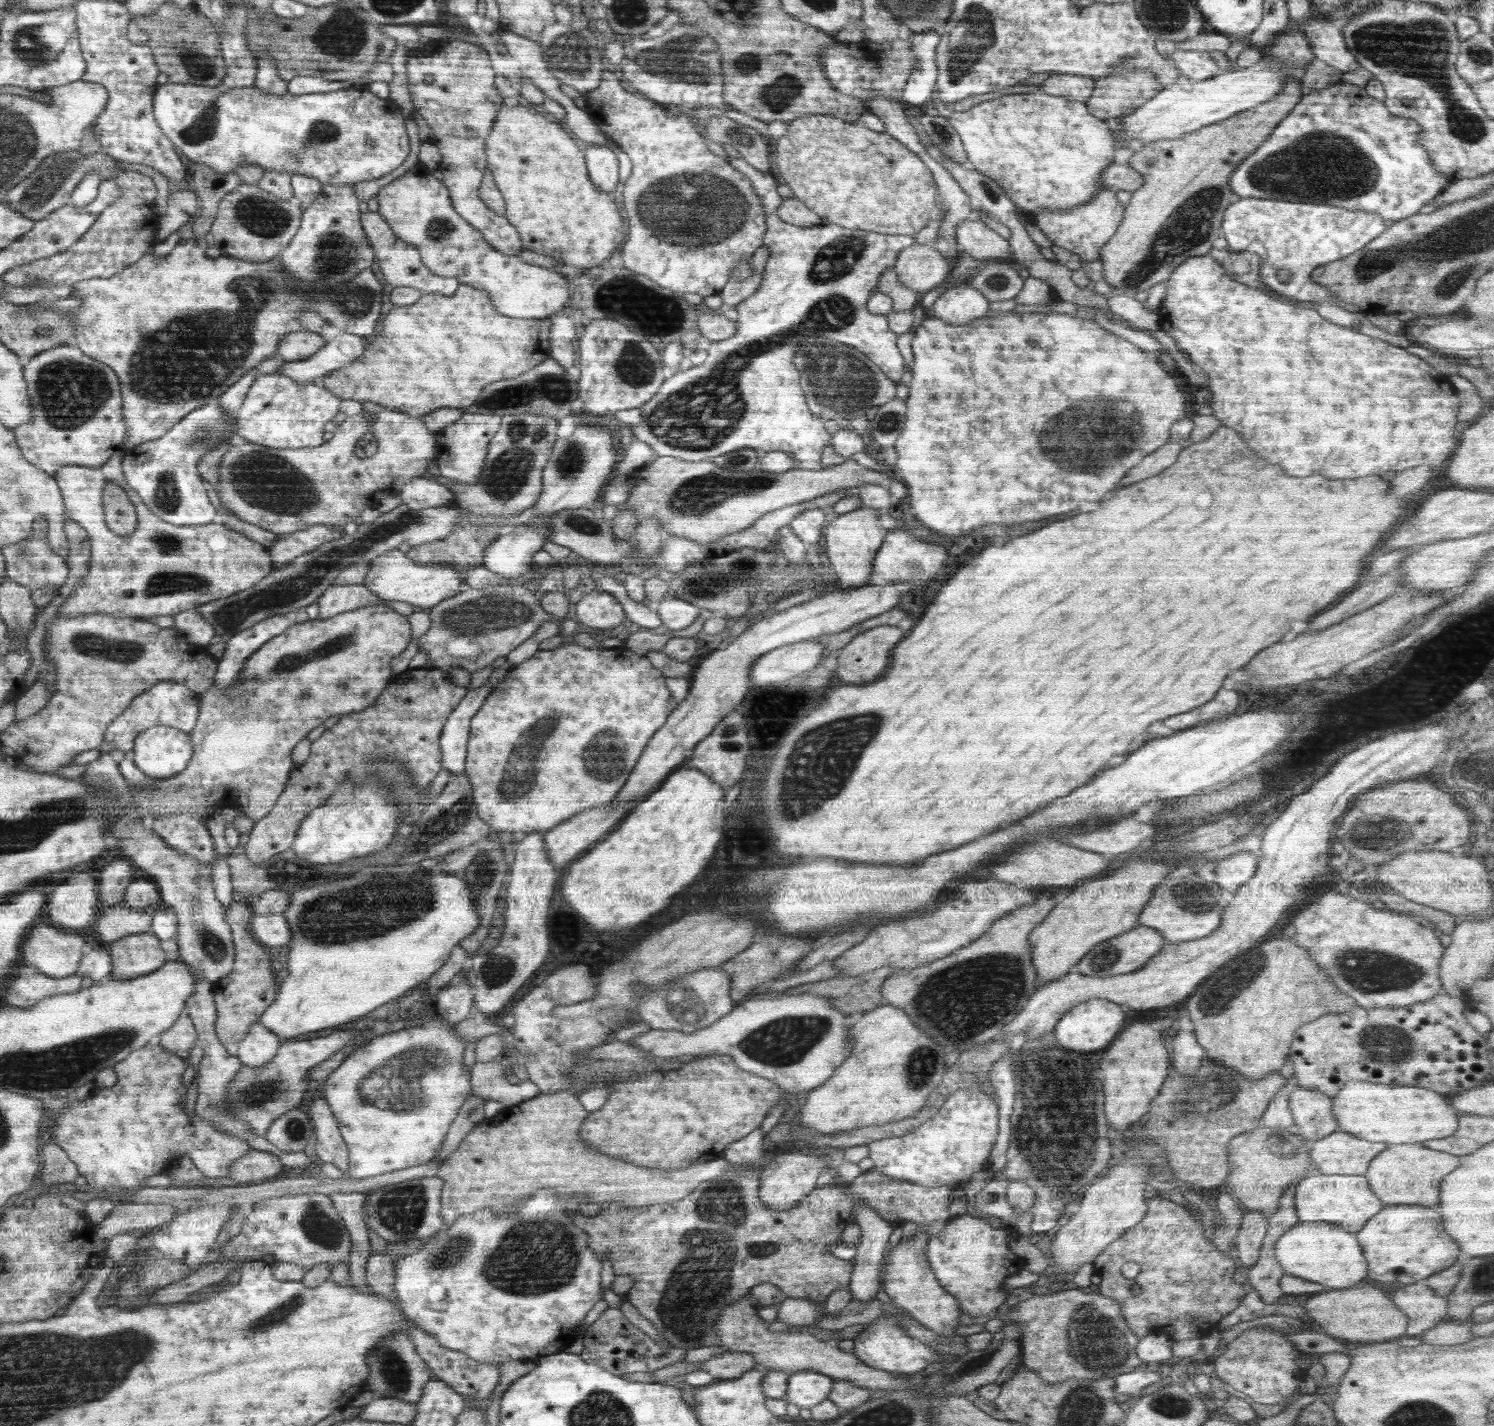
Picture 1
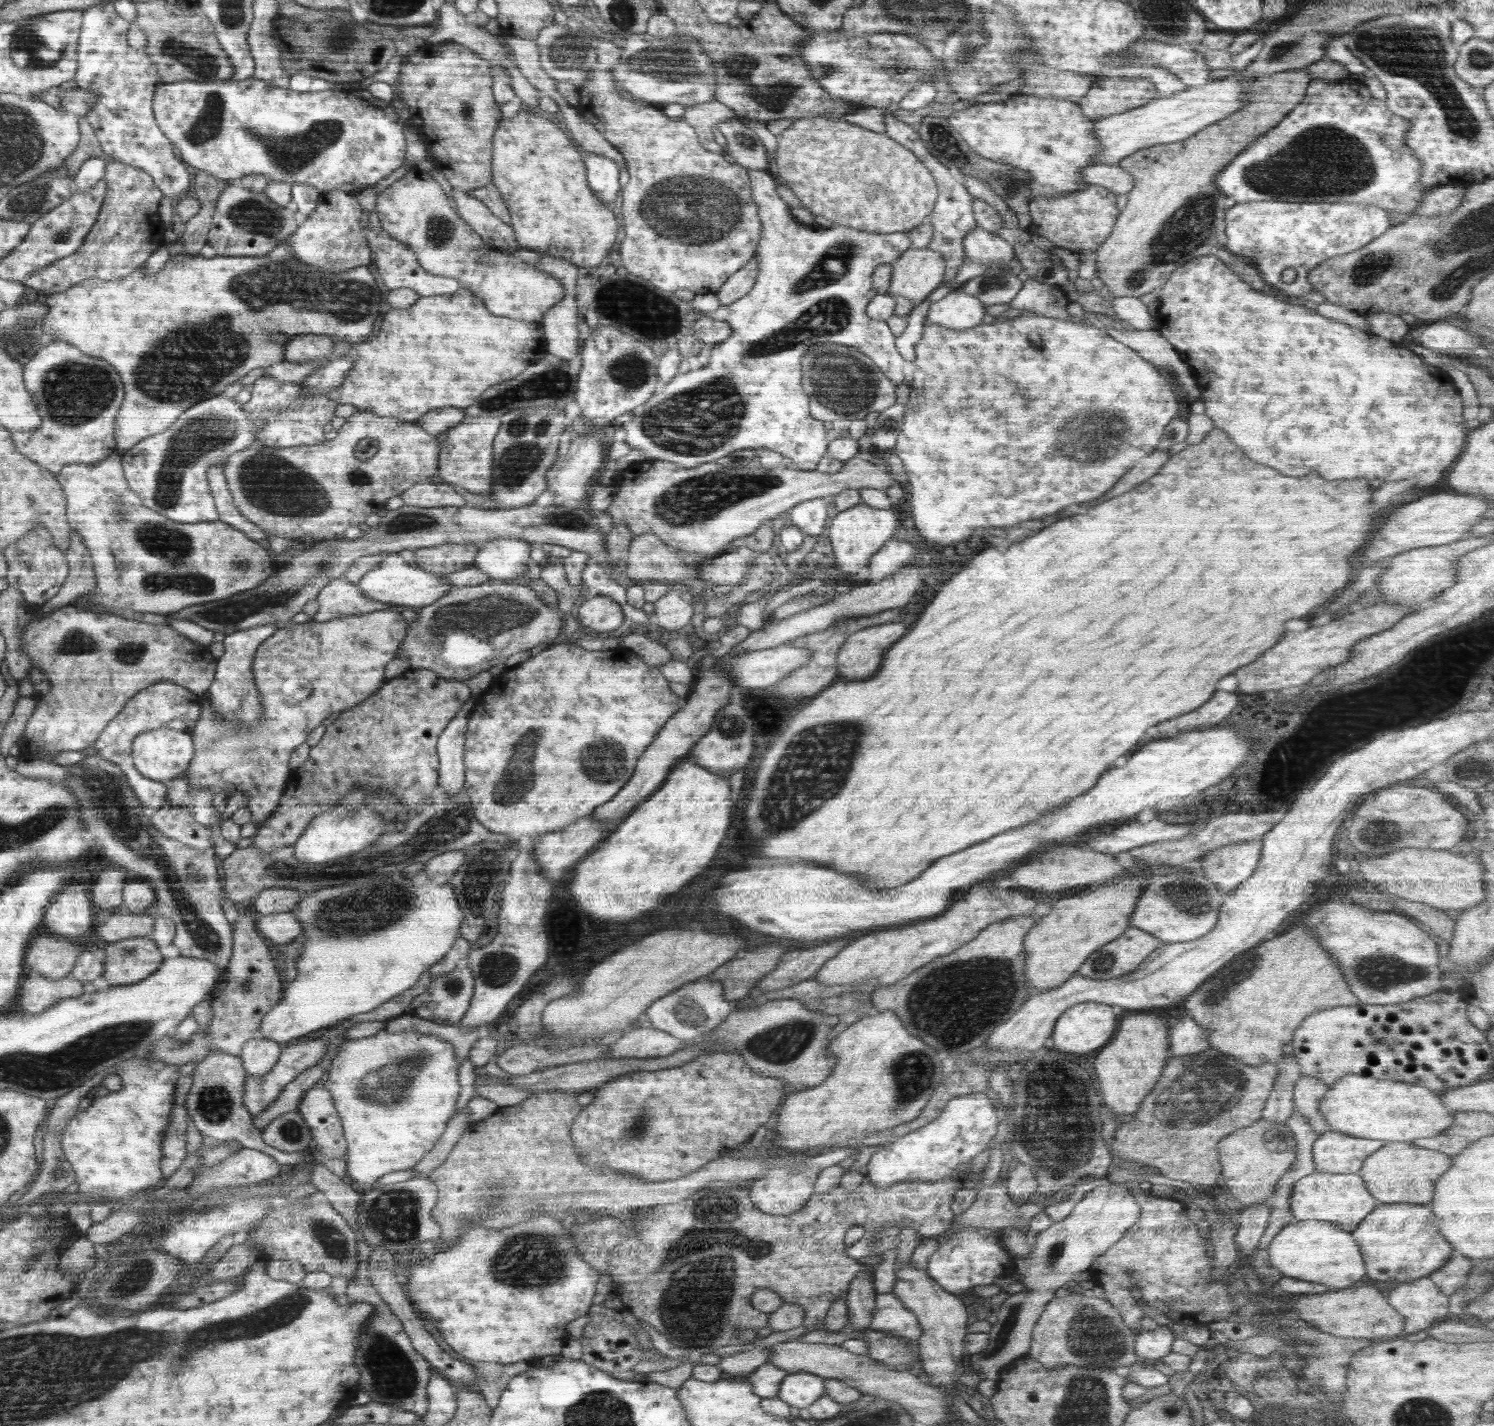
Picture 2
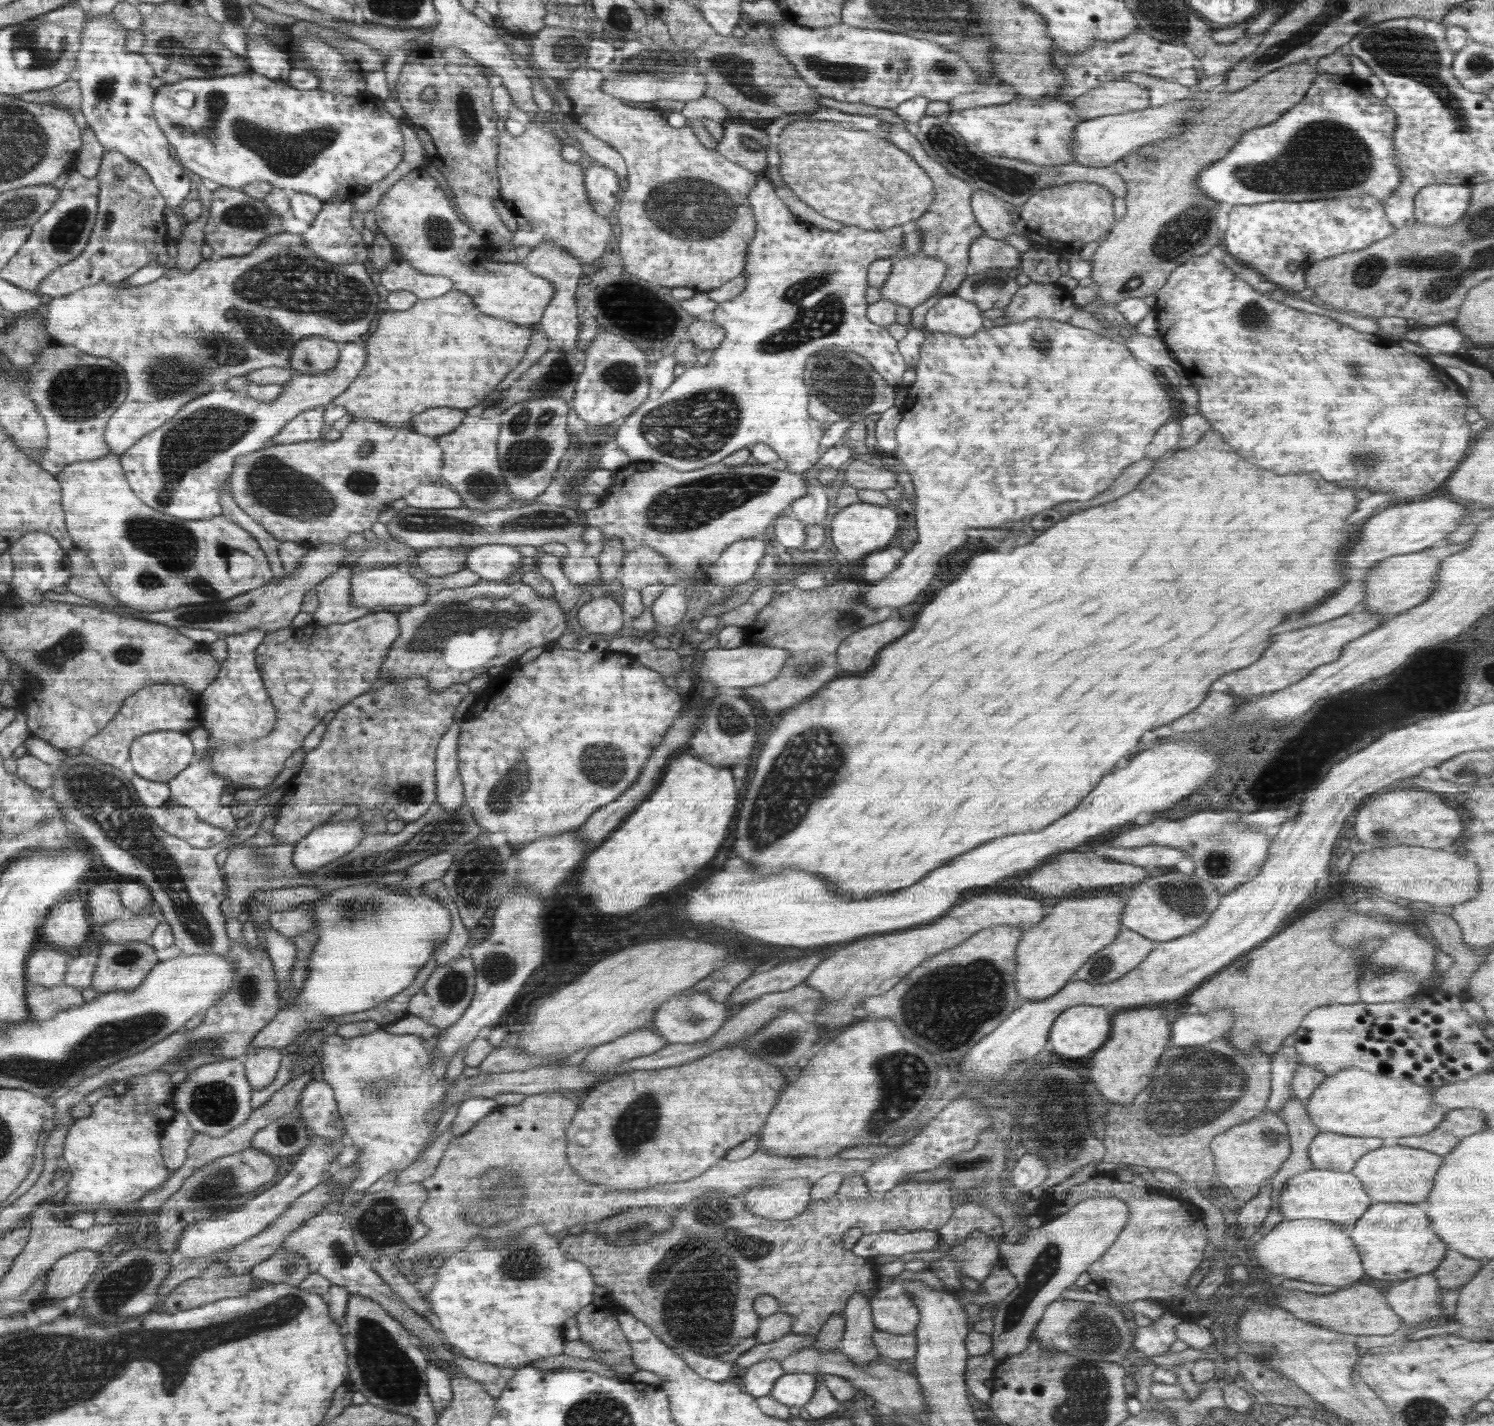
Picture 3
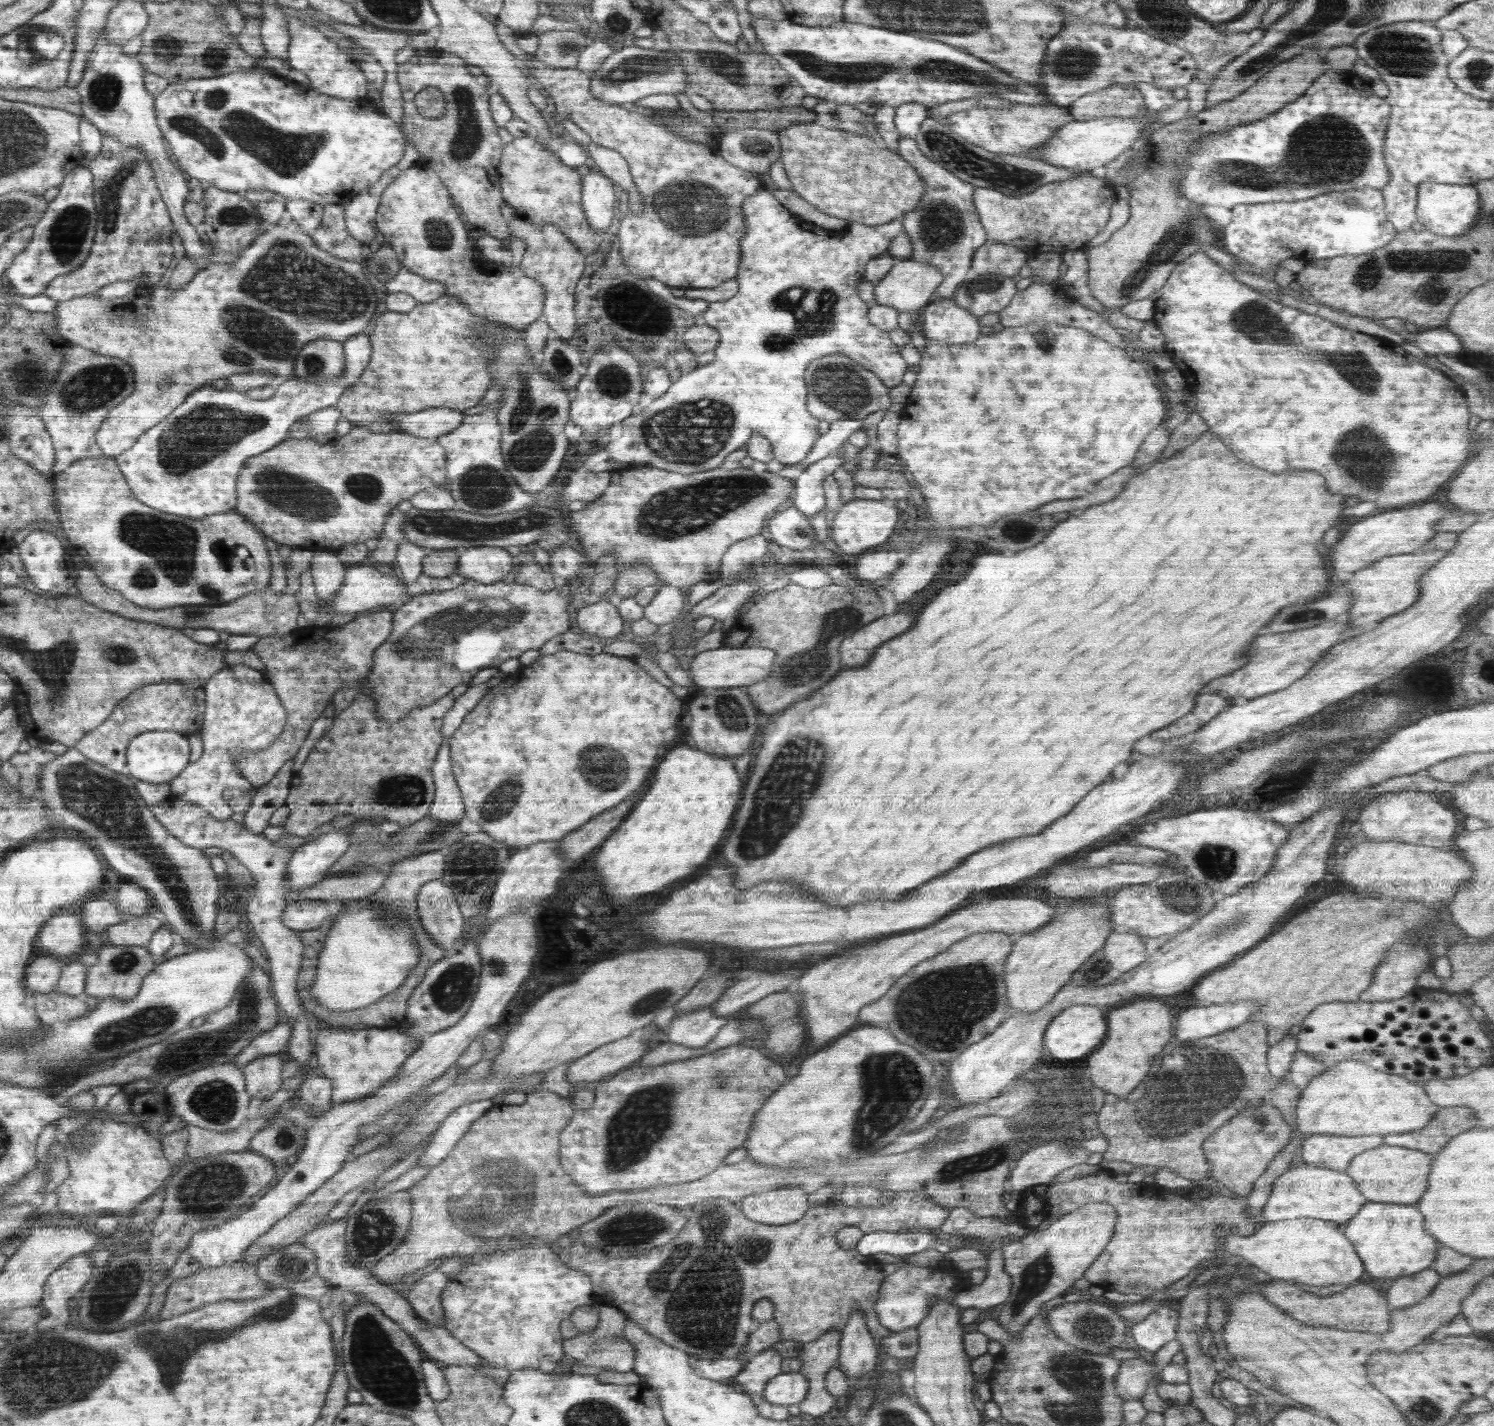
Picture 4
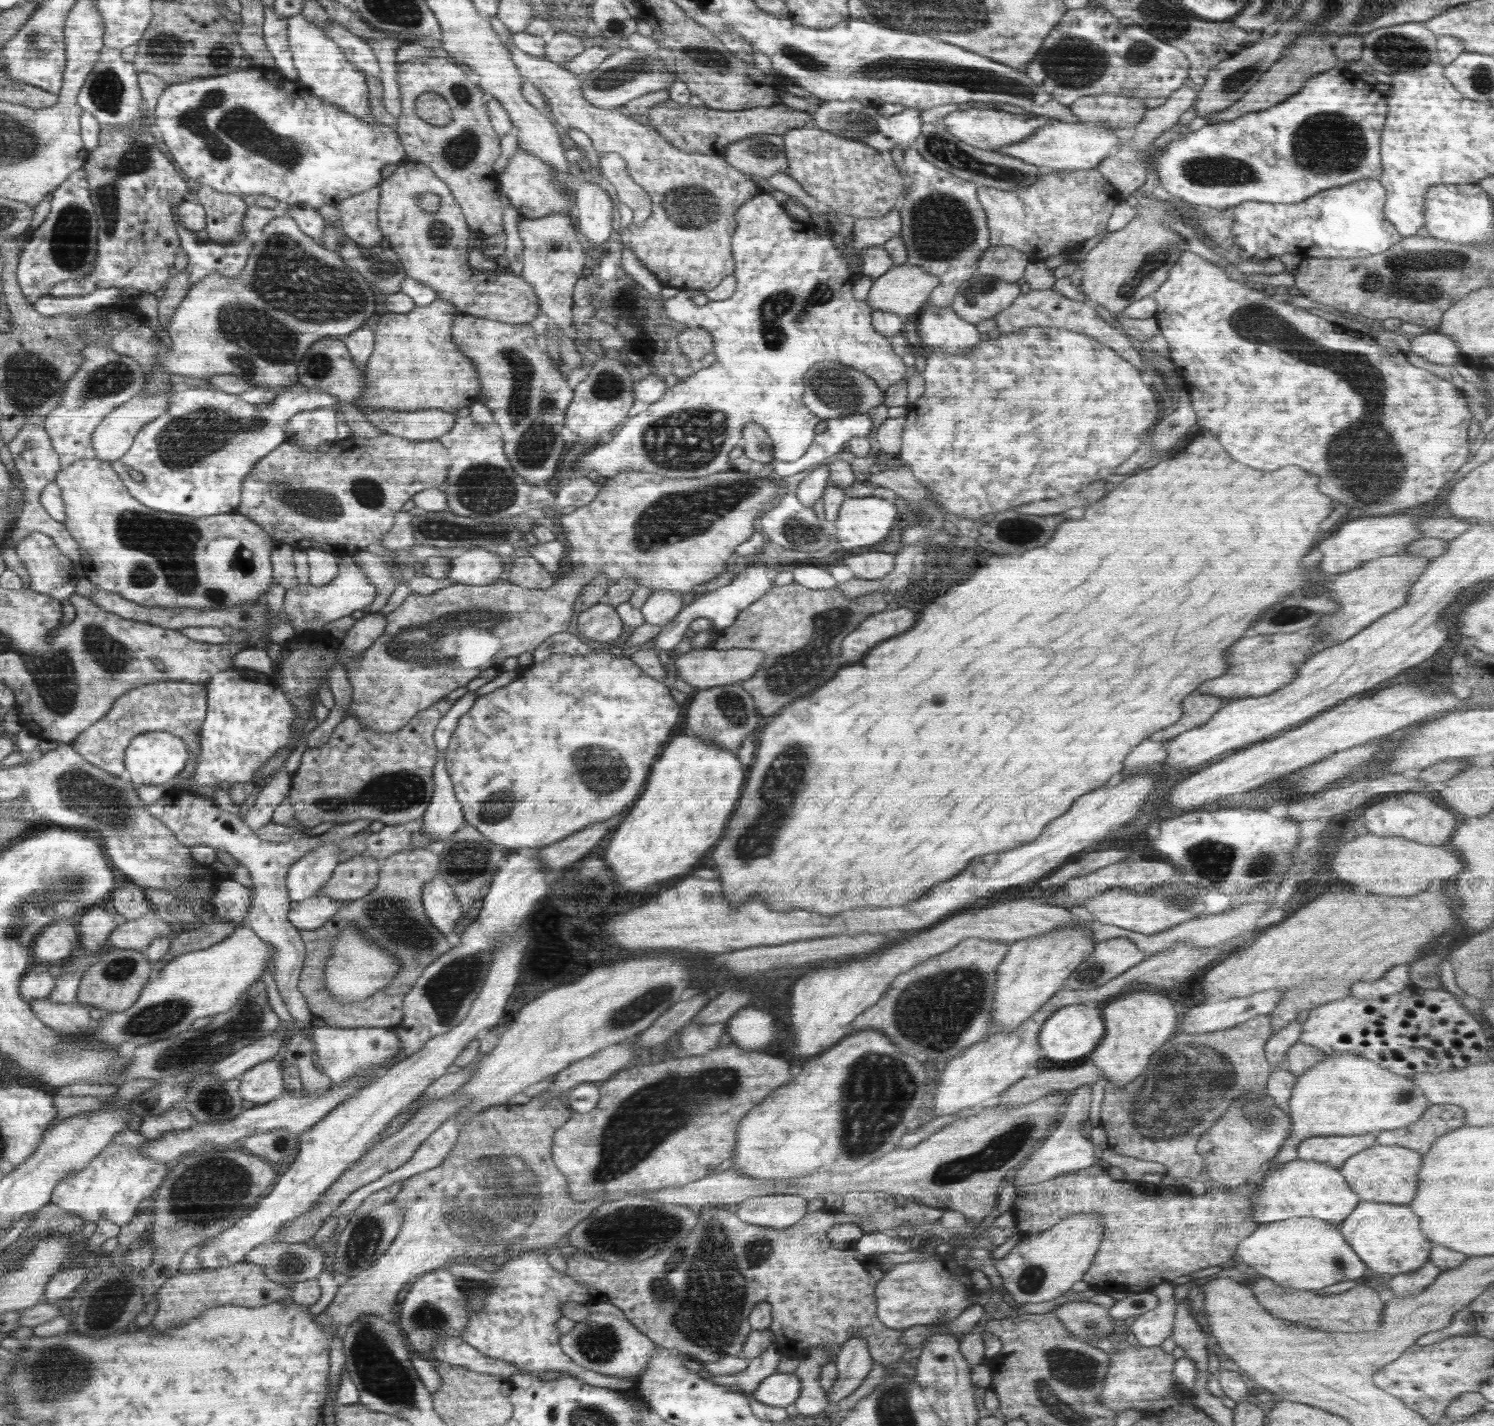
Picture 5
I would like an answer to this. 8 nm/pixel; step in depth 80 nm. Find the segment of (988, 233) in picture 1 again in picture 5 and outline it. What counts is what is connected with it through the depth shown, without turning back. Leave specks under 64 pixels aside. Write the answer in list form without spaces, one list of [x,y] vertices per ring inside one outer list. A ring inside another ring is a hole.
[[[990,246],[979,258],[977,274],[990,275],[1004,282],[1017,282],[1022,278],[1029,258],[1010,246]]]

